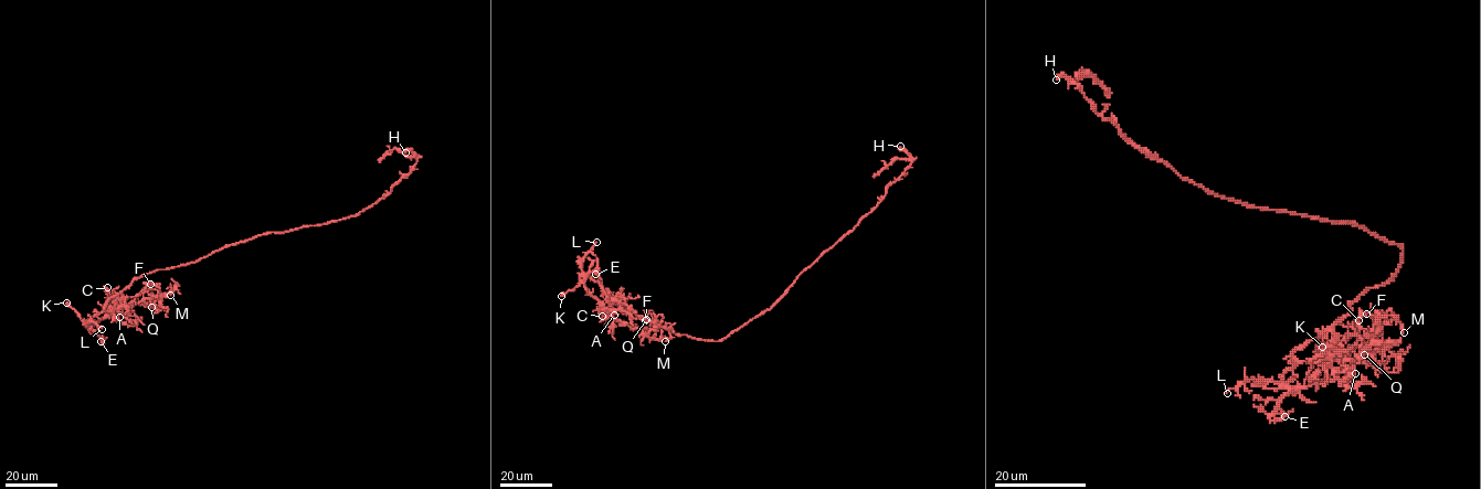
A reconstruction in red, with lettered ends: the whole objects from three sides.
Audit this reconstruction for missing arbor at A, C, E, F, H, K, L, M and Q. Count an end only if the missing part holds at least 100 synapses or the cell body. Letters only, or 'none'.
none

